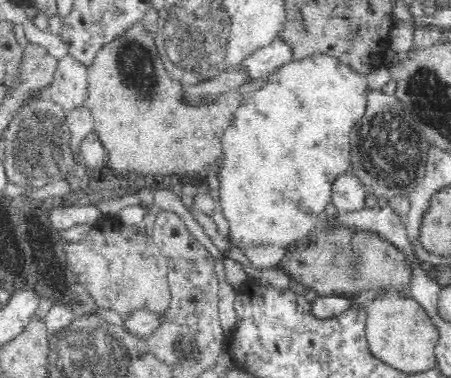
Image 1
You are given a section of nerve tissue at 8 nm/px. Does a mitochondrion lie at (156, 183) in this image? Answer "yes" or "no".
no

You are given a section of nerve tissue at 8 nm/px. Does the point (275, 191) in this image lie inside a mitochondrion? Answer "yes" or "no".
no

